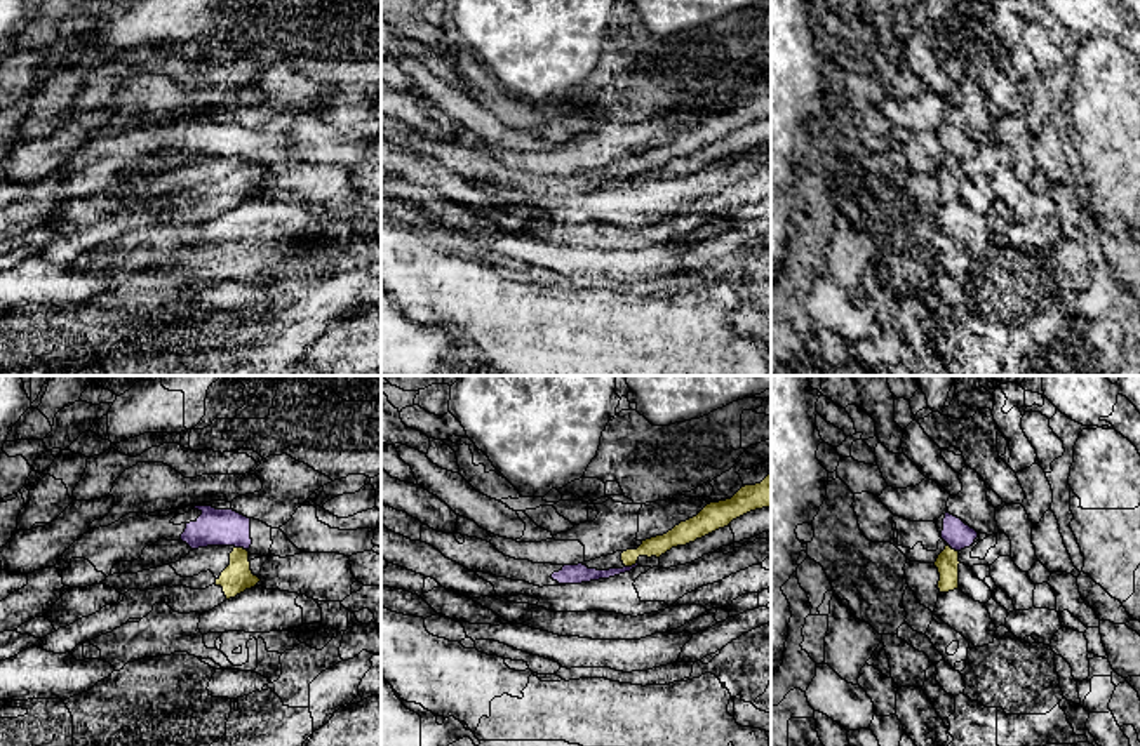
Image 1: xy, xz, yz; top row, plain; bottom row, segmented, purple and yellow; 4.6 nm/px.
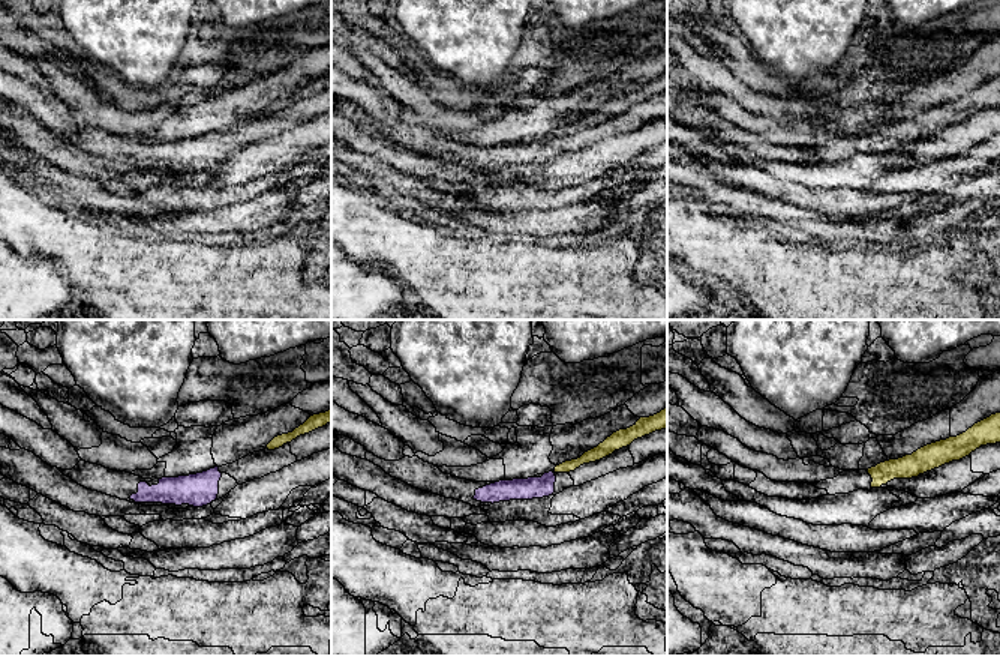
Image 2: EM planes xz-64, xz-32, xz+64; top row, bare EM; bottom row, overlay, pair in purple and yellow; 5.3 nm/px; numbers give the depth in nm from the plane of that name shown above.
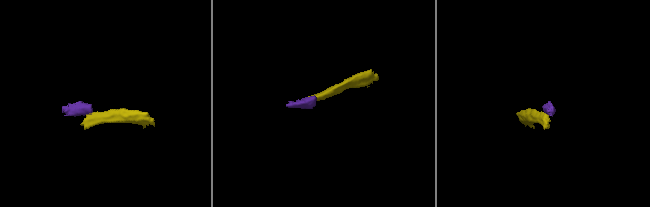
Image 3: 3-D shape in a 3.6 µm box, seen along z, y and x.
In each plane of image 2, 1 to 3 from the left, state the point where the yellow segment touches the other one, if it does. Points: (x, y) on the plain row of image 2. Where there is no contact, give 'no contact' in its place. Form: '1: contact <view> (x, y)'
1: no contact
2: no contact
3: no contact

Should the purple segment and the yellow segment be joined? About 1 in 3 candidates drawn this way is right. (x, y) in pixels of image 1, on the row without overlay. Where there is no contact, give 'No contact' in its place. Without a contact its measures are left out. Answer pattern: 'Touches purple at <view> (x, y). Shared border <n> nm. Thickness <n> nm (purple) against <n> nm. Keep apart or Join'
Touches purple at xz (632, 176). Shared border 80 nm. Thickness 90 nm (purple) against 90 nm. Keep apart

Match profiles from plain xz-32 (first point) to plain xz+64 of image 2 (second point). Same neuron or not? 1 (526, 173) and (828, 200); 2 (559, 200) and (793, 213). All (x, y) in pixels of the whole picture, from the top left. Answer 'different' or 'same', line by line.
1: different
2: different

